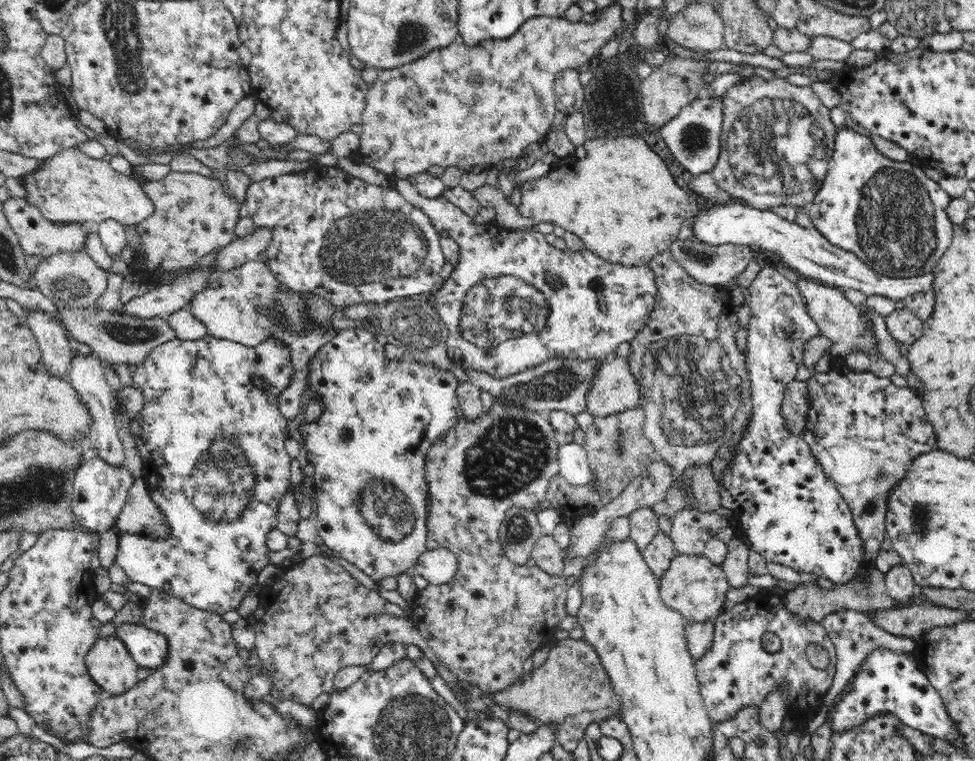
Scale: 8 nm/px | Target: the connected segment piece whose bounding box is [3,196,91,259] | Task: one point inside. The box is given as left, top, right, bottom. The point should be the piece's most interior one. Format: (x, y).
(38, 236)

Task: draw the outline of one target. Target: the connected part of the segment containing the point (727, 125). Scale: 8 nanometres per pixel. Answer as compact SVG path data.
M755 75L728 88L721 100L722 144L718 161L710 170L717 185L734 198L760 210L771 210L775 206L800 208L810 204L823 185L835 149L838 127L831 119L830 109L818 99L811 87L794 86L779 77L764 80Z

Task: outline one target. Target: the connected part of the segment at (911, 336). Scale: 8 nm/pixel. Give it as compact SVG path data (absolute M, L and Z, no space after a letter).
M908 307L895 310L885 318L885 324L890 335L898 343L912 345L923 334L923 322Z

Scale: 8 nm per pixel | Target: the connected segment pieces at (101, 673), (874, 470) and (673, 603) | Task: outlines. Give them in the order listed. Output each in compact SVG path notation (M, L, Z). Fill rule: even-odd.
M118 637L99 638L96 644L86 653L84 662L90 677L92 677L92 681L102 689L105 696L120 696L127 693L128 690L139 682L136 670L140 666L135 662L126 645Z
M832 357L830 364L832 369L829 372L812 372L806 380L811 406L801 424L802 437L825 475L836 485L851 508L865 556L865 565L861 566L858 576L866 576L868 570L875 566L881 550L880 542L887 537L885 518L891 490L907 477L916 458L936 450L937 436L917 392L908 387L895 386L890 377L878 377L870 371L855 372L846 365L844 357Z
M676 554L668 570L659 580L659 585L659 593L664 605L684 615L688 623L714 621L729 605L725 599L730 583L726 580L721 565L704 556Z

